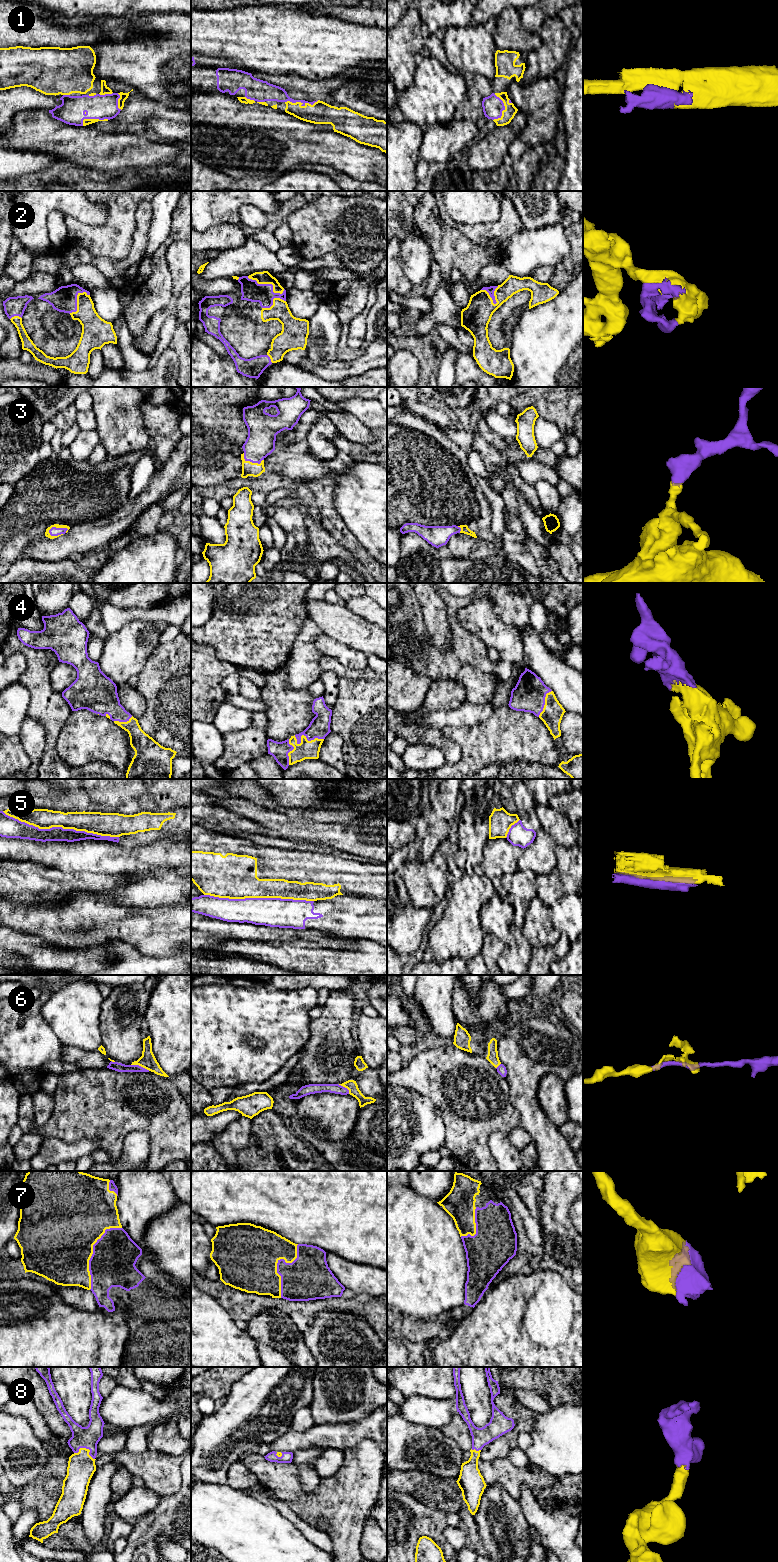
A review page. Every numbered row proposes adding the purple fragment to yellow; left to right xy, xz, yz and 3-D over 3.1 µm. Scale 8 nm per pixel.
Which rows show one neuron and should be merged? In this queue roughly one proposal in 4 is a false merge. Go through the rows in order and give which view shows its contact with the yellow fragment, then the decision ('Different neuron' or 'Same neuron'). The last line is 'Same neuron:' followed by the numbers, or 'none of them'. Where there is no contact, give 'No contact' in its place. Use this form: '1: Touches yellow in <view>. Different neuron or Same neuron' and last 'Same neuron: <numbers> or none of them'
1: Touches yellow in xz. Same neuron
2: Touches yellow in xz. Same neuron
3: Touches yellow in xy. Same neuron
4: Touches yellow in xz. Same neuron
5: Touches yellow in xy. Different neuron
6: Touches yellow in xy. Same neuron
7: Touches yellow in xy. Same neuron
8: Touches yellow in xy. Same neuron
Same neuron: 1, 2, 3, 4, 6, 7, 8

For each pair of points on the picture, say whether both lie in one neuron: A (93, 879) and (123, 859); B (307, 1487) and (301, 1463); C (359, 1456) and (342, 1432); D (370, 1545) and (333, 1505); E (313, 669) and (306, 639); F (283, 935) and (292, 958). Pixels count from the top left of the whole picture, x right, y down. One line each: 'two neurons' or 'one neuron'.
A: two neurons
B: one neuron
C: two neurons
D: two neurons
E: one neuron
F: two neurons

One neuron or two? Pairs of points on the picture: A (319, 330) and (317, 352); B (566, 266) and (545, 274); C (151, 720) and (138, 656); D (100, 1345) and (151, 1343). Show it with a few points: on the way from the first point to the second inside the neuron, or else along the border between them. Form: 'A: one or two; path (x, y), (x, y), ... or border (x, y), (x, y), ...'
A: one; path (319, 335), (319, 347)
B: two; border (555, 266), (555, 271), (547, 282)
C: two; border (154, 650), (147, 659), (144, 668), (137, 675)
D: two; border (126, 1321), (129, 1327), (129, 1335), (122, 1356)

